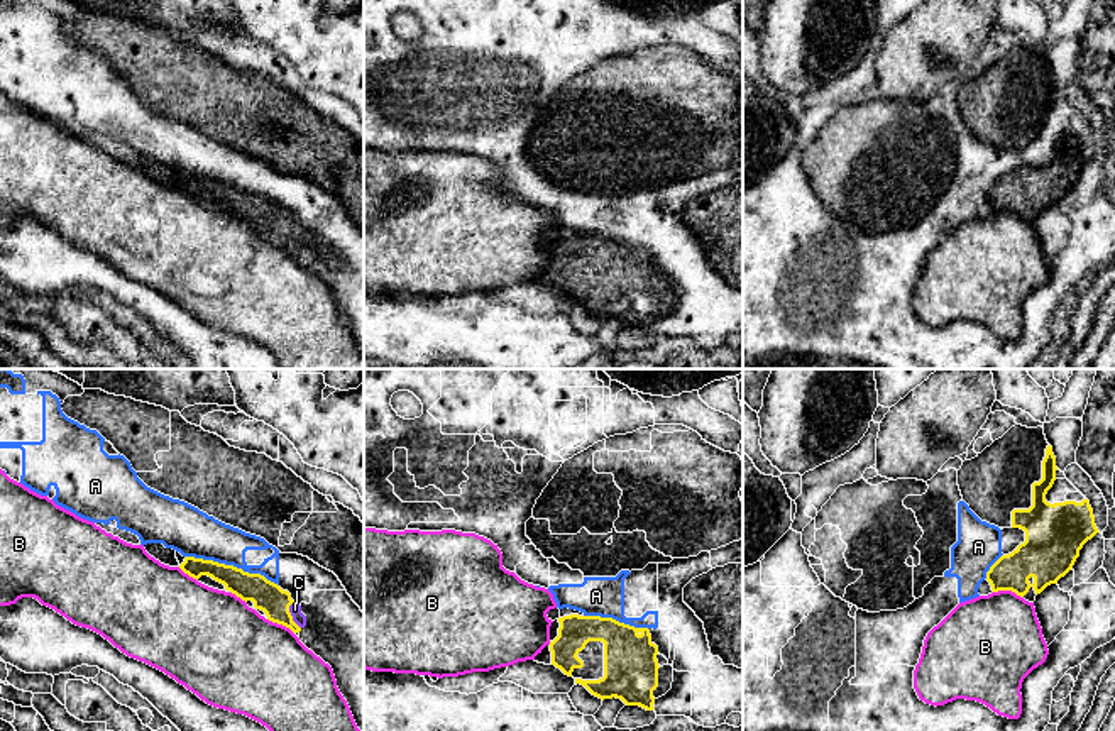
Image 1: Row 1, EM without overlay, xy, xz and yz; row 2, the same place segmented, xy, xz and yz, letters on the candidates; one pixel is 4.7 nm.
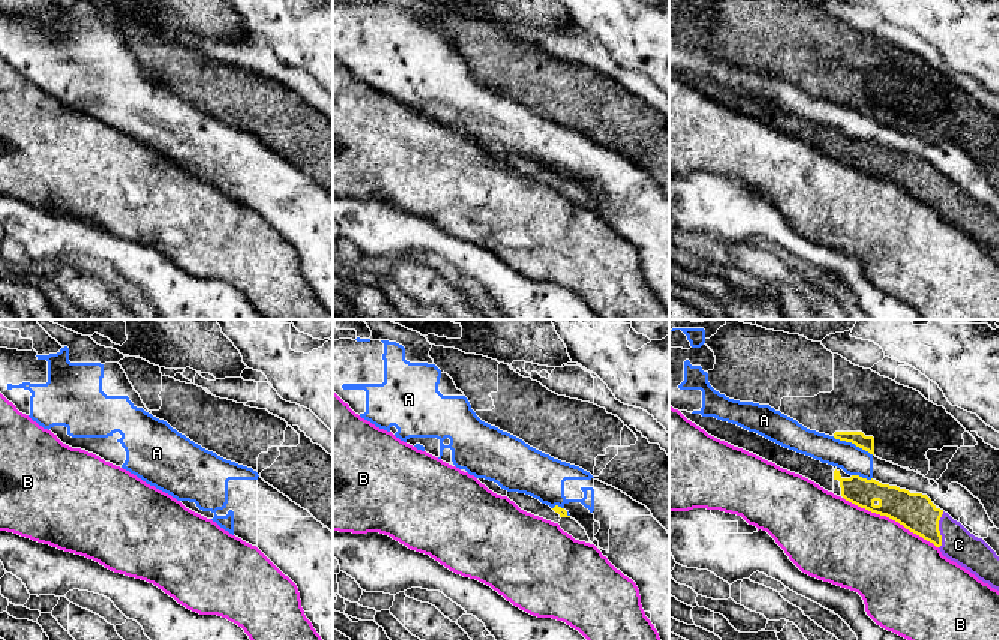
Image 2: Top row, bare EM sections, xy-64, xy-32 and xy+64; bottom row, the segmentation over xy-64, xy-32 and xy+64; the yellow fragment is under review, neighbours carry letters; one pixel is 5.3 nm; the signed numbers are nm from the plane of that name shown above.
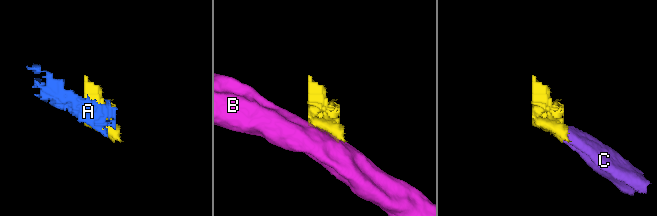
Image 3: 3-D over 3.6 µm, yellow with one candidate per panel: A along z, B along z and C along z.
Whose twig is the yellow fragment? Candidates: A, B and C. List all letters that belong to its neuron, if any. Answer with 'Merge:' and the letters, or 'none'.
Merge: C

